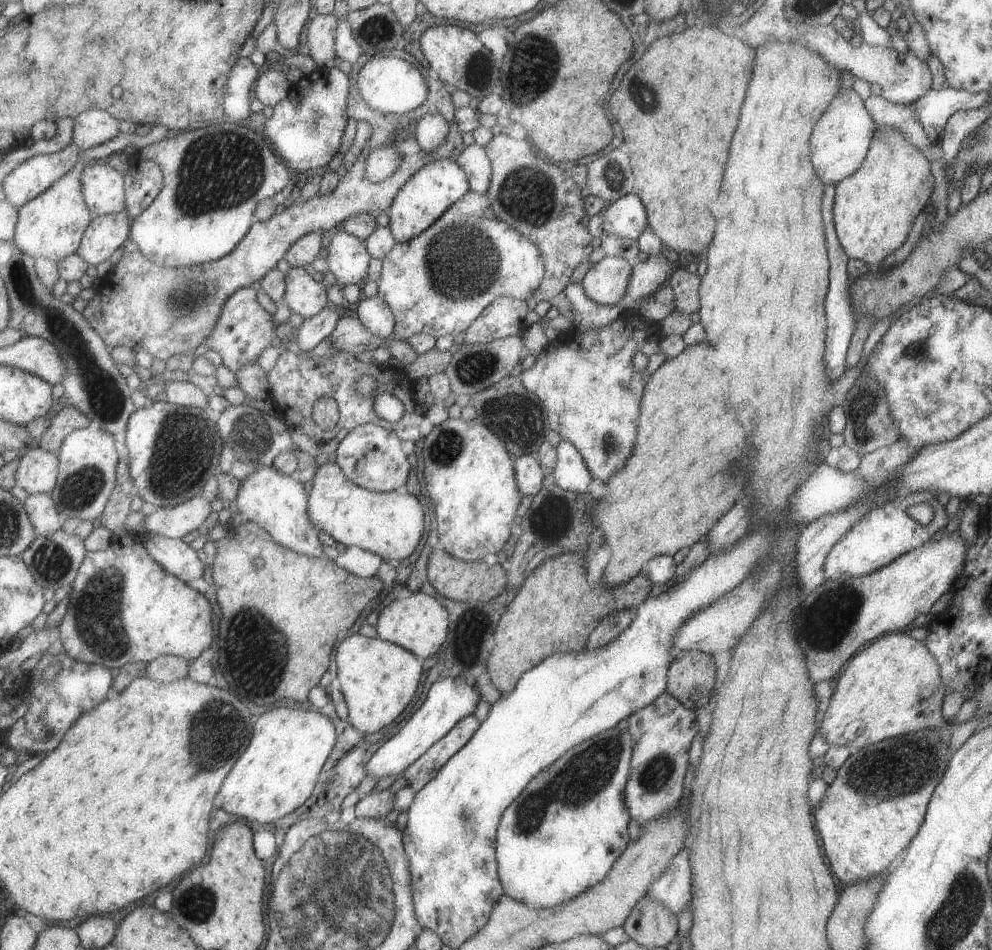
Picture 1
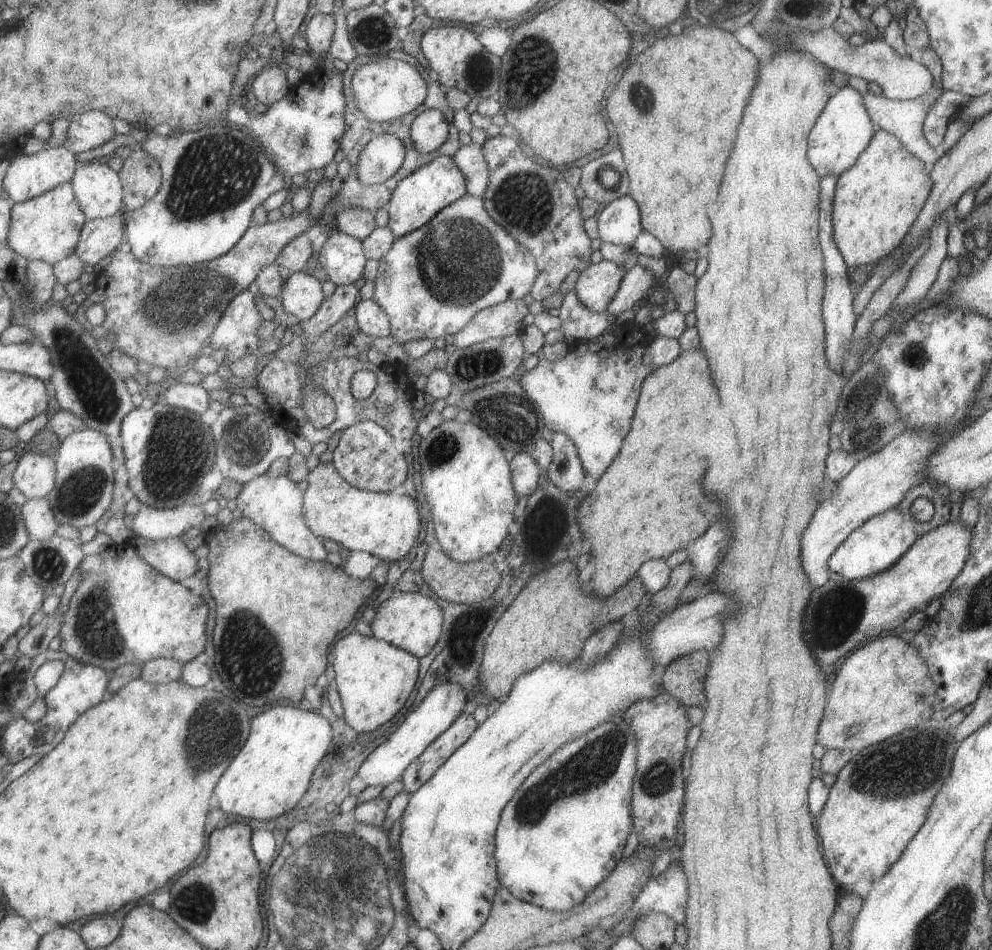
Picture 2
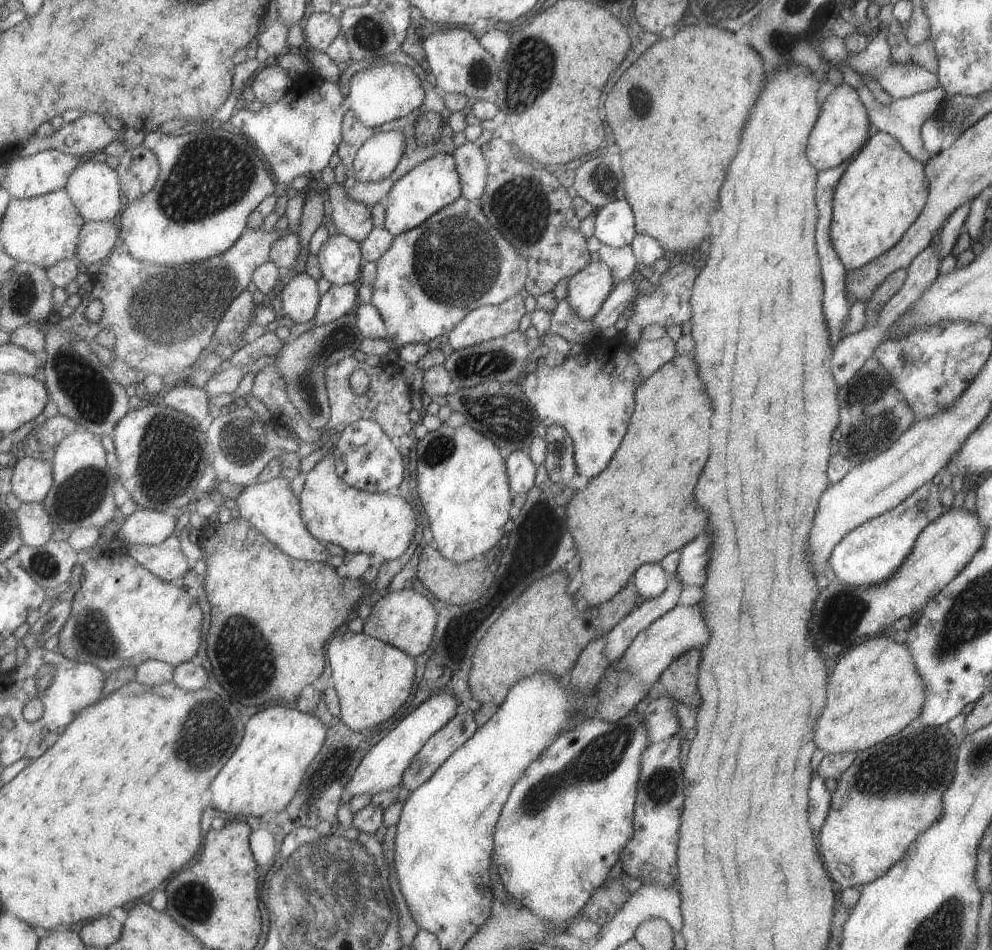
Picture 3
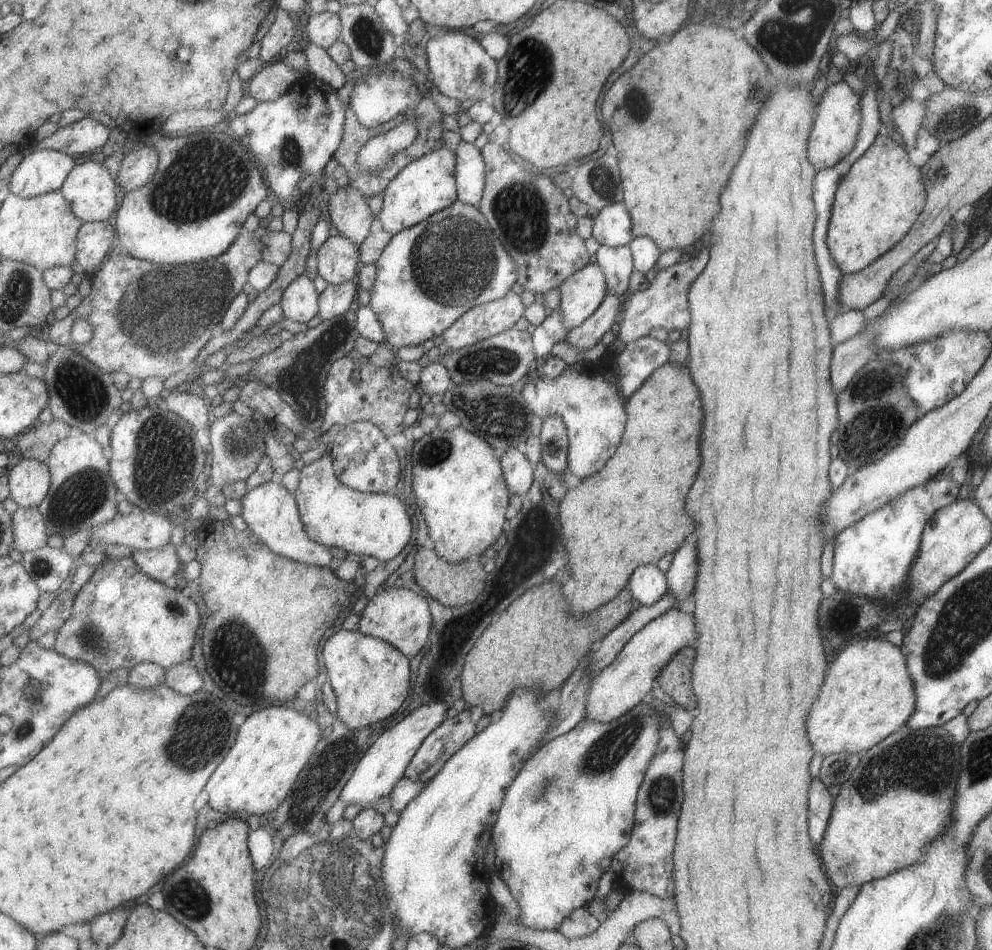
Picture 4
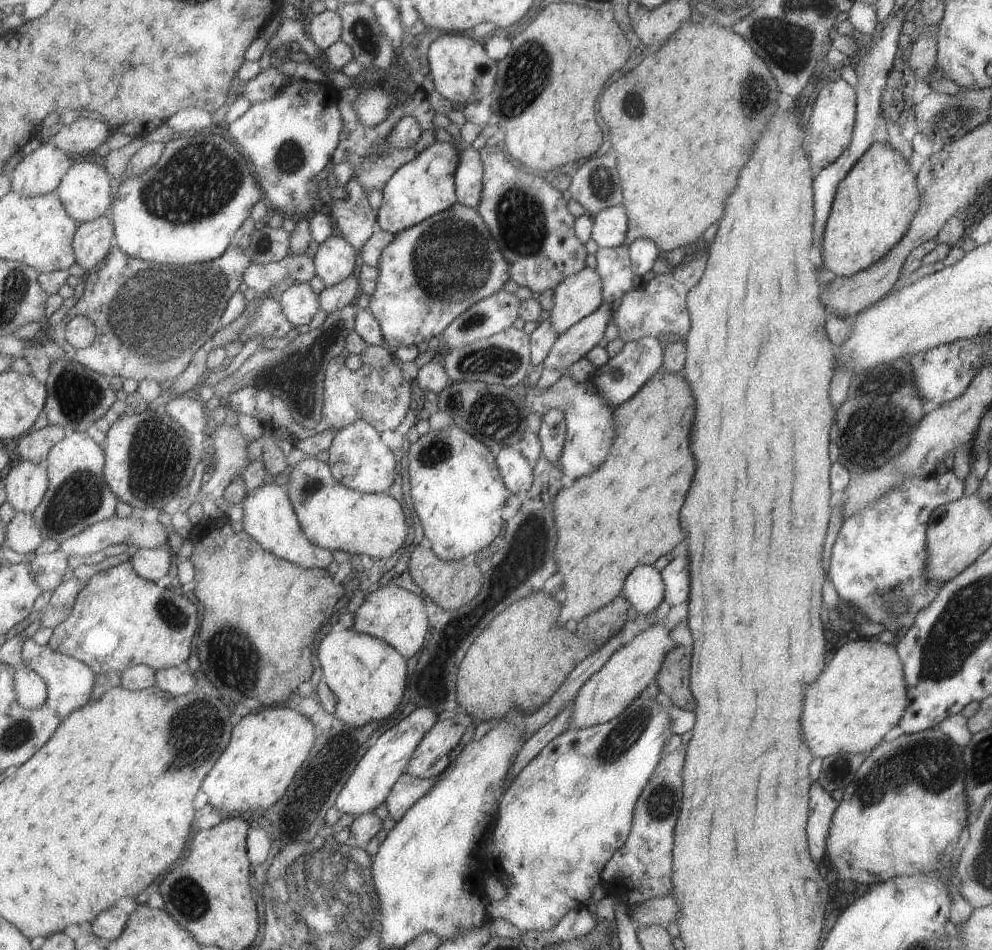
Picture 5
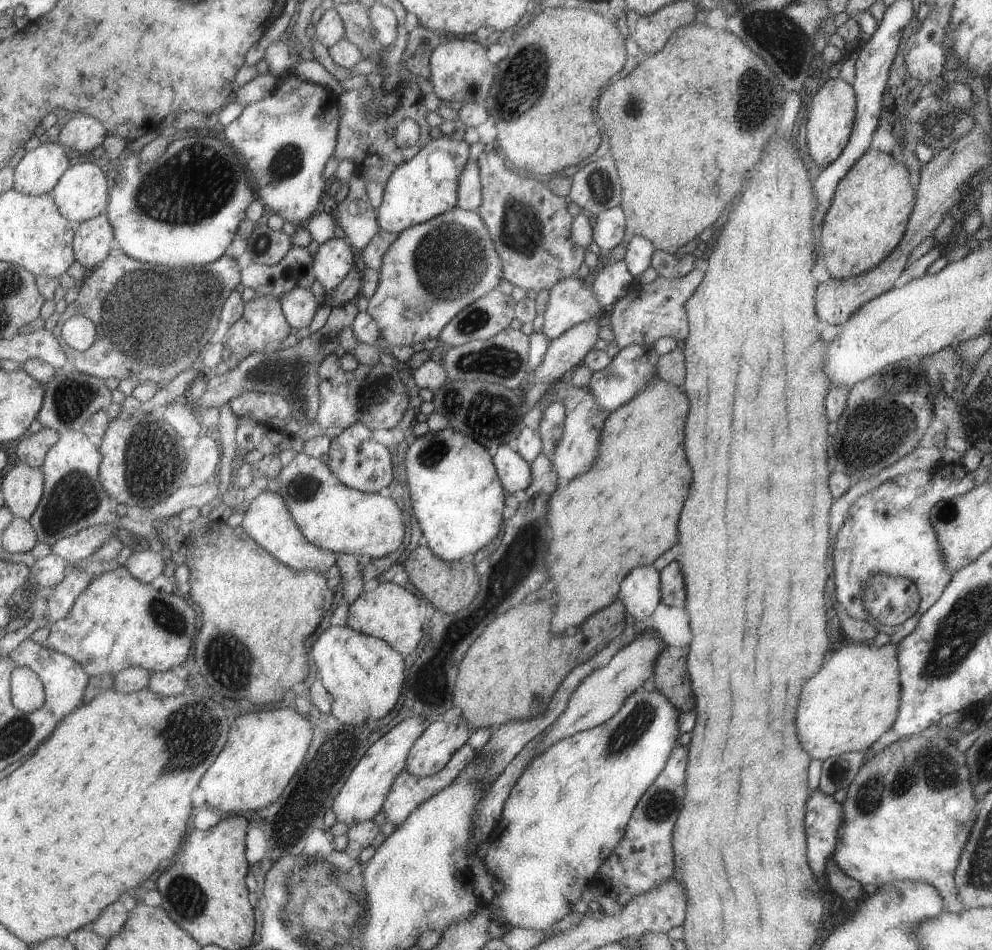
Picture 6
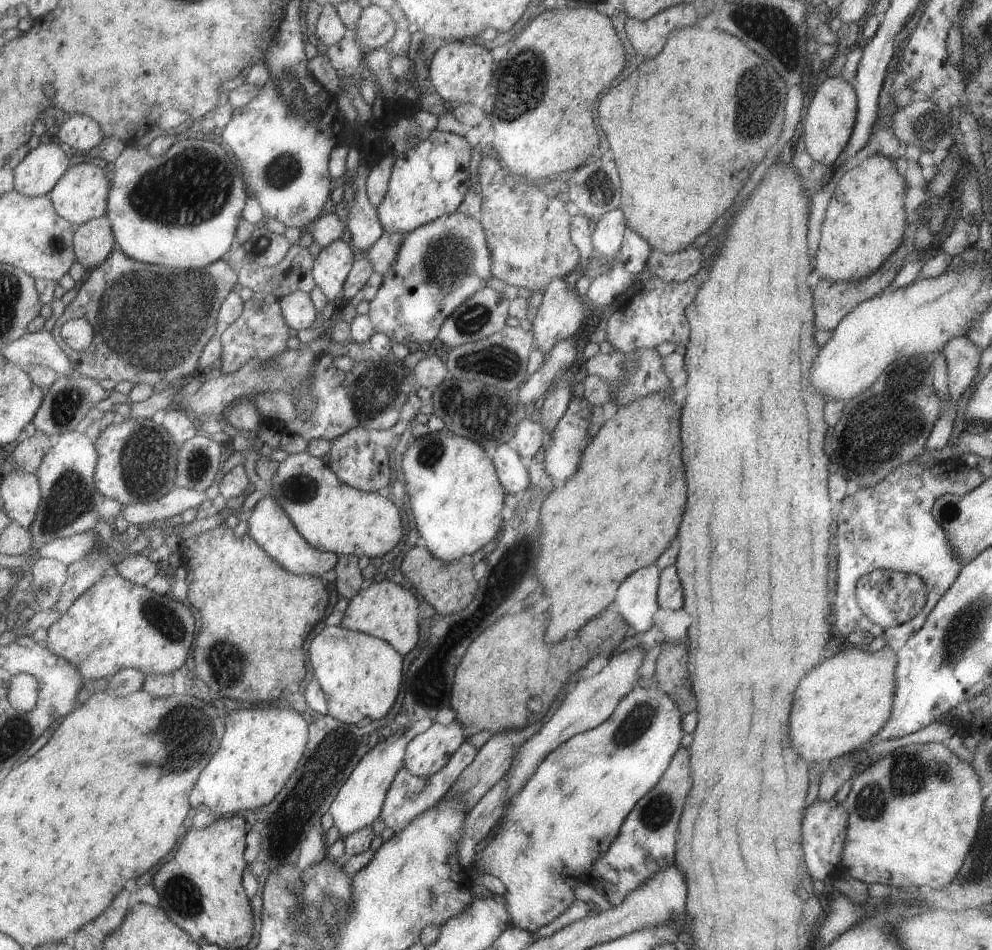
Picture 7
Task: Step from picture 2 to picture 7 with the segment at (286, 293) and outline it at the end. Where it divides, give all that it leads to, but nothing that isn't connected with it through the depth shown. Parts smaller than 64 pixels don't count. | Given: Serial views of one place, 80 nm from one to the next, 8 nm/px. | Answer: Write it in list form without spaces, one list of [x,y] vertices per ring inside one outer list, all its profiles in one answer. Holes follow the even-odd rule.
[[[297,291],[281,299],[282,310],[289,326],[295,330],[312,328],[319,323],[317,308],[311,300],[311,294]]]

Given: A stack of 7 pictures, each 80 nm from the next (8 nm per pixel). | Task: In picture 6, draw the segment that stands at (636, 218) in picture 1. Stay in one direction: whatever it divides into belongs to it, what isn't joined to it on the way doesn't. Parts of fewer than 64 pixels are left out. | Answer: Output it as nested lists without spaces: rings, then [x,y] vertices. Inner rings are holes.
[[[619,206],[600,212],[592,218],[592,241],[597,244],[602,253],[612,250],[621,242],[625,230],[624,211]]]

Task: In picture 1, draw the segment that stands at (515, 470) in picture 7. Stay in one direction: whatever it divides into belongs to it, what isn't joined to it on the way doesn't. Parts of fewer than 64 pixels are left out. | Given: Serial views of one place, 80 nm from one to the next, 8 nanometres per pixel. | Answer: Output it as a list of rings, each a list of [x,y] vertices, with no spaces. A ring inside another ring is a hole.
[[[537,455],[519,456],[514,461],[521,492],[531,496],[539,494],[550,474],[539,463]]]

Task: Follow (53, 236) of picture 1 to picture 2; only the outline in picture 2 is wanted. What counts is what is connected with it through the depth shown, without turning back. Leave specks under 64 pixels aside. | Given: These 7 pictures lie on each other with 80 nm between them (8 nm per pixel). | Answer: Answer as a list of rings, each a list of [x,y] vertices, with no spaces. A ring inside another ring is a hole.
[[[64,182],[41,196],[15,203],[7,242],[14,251],[30,261],[42,260],[54,265],[76,252],[88,220],[88,214],[77,200],[73,183]]]

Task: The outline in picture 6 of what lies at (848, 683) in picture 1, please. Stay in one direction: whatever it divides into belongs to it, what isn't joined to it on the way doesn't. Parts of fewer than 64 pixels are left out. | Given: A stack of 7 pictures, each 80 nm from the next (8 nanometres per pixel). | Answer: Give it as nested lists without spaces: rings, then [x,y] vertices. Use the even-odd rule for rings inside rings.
[[[853,641],[829,656],[821,670],[805,682],[795,710],[801,748],[823,760],[849,751],[865,753],[893,724],[900,705],[896,645],[869,646]]]

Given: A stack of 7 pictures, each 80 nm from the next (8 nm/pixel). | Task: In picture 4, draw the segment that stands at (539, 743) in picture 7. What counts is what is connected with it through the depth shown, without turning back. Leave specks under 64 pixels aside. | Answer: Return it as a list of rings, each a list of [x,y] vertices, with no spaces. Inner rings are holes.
[[[669,608],[662,615],[648,622],[633,634],[620,648],[617,656],[592,678],[586,696],[586,715],[583,719],[608,723],[628,713],[651,690],[651,682],[657,680],[658,674],[669,659],[681,648],[695,643],[697,640],[695,632],[697,630],[695,630],[693,615],[677,608]]]

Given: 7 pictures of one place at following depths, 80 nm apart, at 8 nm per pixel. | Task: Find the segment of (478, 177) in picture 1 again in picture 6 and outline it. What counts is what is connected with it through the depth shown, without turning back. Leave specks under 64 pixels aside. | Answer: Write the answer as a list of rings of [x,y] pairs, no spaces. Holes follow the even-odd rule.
[[[469,158],[459,180],[458,205],[465,210],[478,212],[484,199],[479,160]]]

